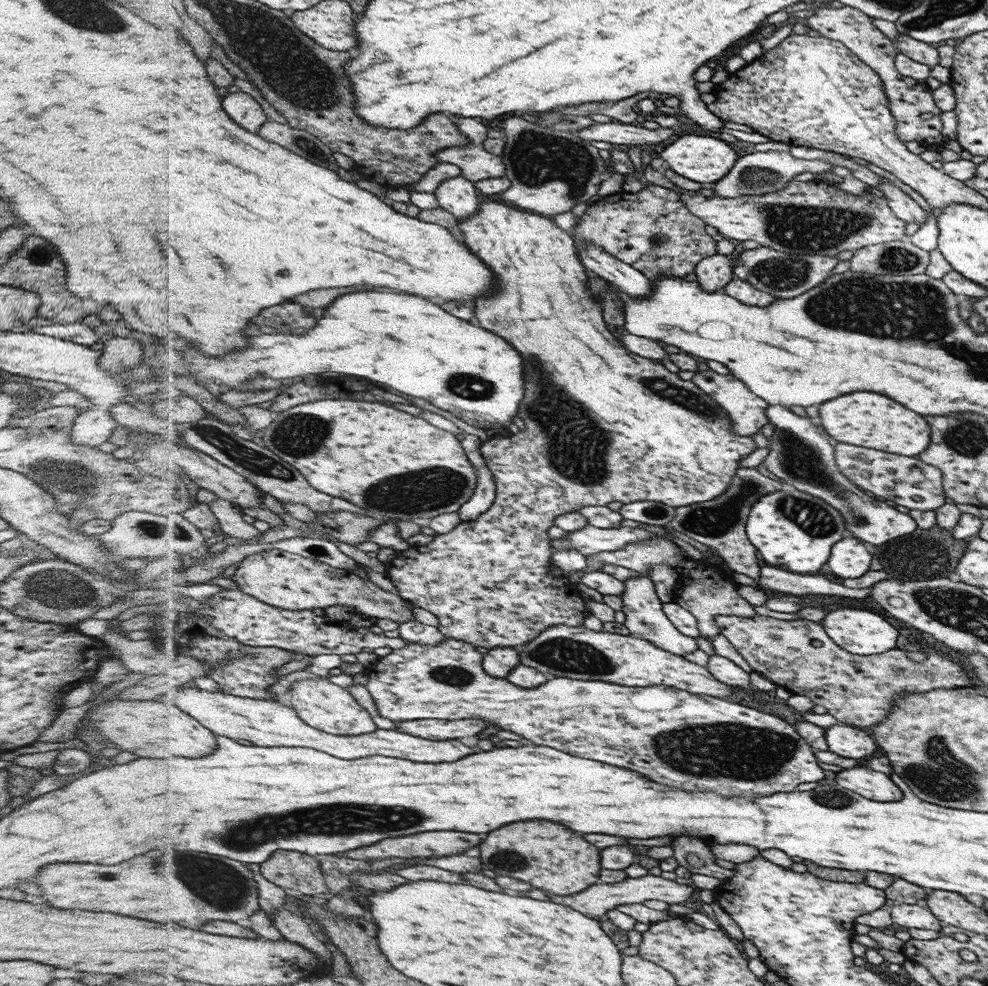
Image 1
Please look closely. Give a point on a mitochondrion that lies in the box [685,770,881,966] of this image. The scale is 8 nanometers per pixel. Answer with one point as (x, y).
(835, 798)

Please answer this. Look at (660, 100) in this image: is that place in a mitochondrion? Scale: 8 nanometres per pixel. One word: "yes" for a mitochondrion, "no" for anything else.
no

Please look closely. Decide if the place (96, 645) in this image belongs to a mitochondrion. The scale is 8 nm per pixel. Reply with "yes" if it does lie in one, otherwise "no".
no

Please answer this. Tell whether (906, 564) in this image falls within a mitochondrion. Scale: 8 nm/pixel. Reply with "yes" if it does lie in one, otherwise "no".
yes

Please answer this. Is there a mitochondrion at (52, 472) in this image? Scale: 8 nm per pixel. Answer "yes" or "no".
yes

